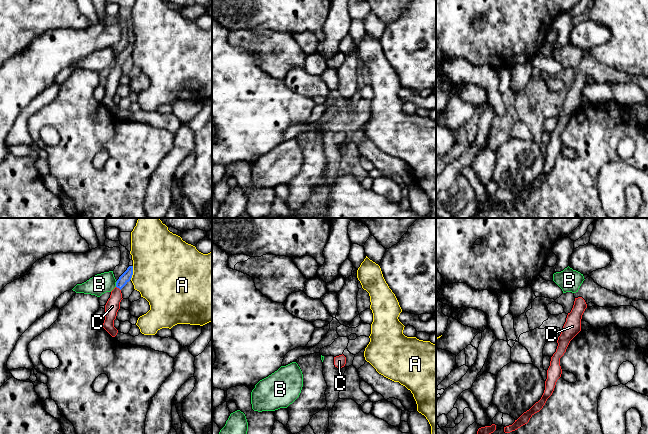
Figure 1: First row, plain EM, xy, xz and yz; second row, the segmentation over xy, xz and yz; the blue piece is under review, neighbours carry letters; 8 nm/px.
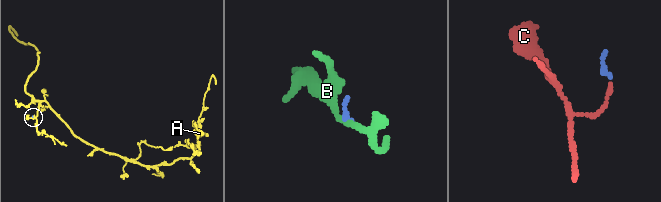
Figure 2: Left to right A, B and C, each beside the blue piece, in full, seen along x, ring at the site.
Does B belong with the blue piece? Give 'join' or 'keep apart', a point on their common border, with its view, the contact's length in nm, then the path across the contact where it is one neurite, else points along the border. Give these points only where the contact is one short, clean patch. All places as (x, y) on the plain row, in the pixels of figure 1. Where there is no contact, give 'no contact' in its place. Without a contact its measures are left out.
keep apart; meets blue in xy at (116, 60); contact 50 nm long; border along xy (117, 57), (115, 62)

